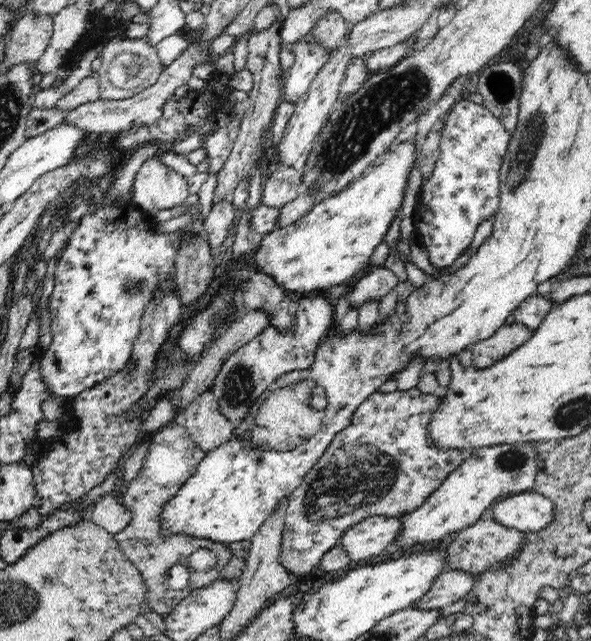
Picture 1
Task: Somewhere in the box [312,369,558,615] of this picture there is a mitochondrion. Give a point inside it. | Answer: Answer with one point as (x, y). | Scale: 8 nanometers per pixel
(507, 461)

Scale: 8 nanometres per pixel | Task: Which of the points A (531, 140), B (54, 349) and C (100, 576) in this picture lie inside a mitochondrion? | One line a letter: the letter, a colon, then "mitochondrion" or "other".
A: mitochondrion
B: other
C: other

